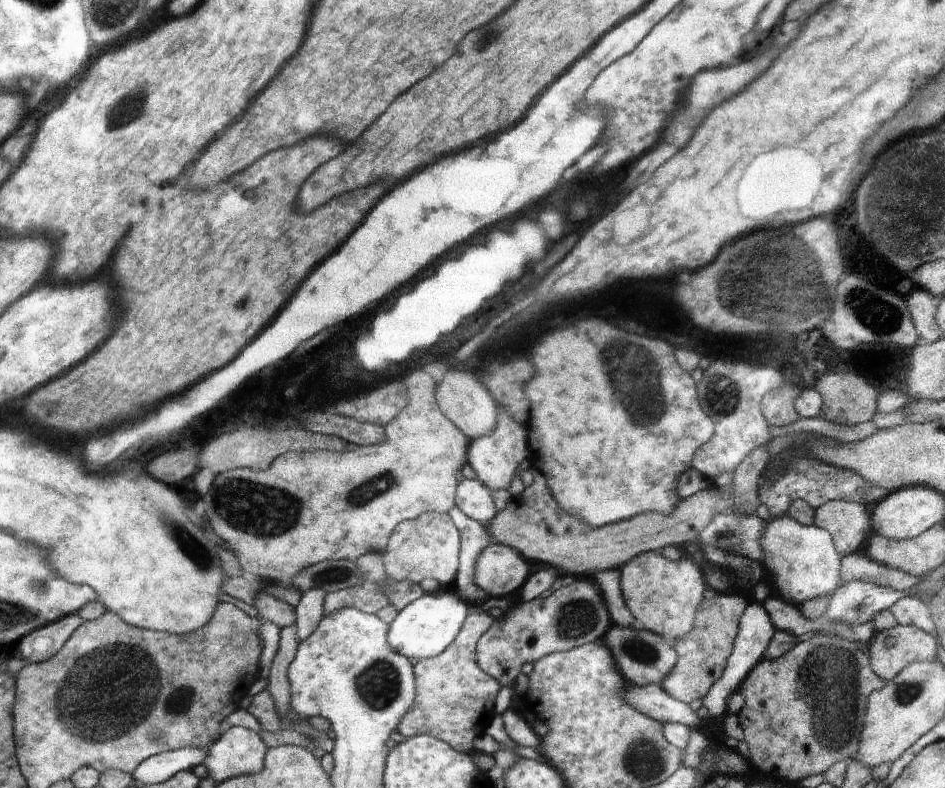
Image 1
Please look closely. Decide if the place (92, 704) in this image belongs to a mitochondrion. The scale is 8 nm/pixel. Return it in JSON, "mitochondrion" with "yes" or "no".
{"mitochondrion":"yes"}

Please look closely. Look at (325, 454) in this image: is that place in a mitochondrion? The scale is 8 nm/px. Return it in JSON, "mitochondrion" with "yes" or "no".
{"mitochondrion":"no"}

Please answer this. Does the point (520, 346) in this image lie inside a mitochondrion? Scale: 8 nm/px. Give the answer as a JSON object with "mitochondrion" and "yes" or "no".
{"mitochondrion":"no"}

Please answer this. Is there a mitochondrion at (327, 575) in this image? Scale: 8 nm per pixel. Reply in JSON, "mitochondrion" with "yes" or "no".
{"mitochondrion":"yes"}

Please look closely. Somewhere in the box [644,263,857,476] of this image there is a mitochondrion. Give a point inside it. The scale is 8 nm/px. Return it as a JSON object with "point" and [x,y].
{"point":[722,394]}

